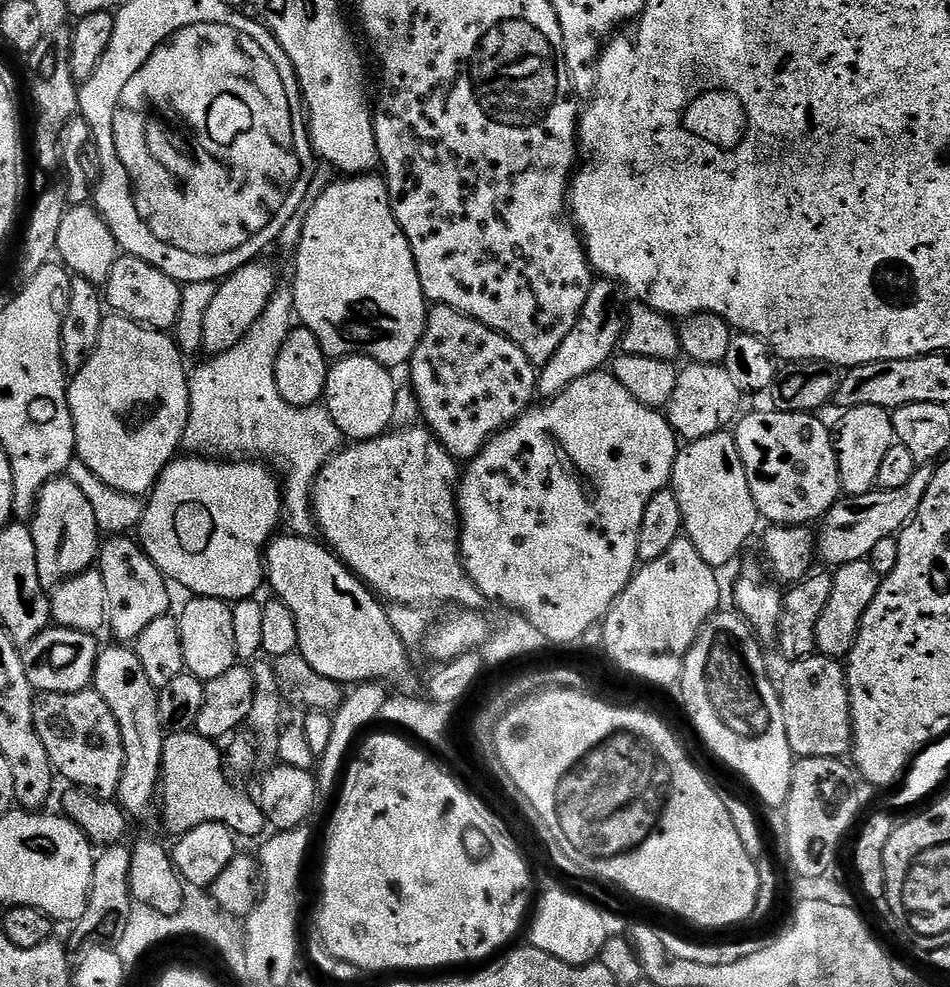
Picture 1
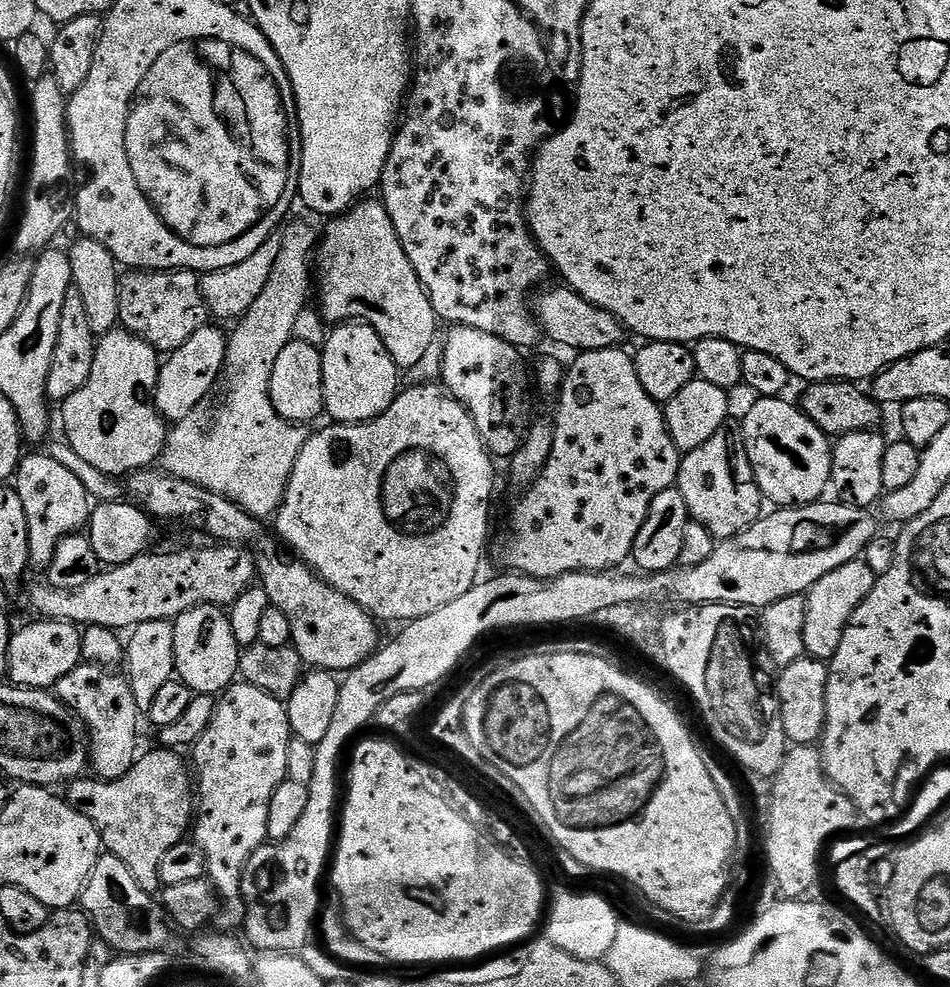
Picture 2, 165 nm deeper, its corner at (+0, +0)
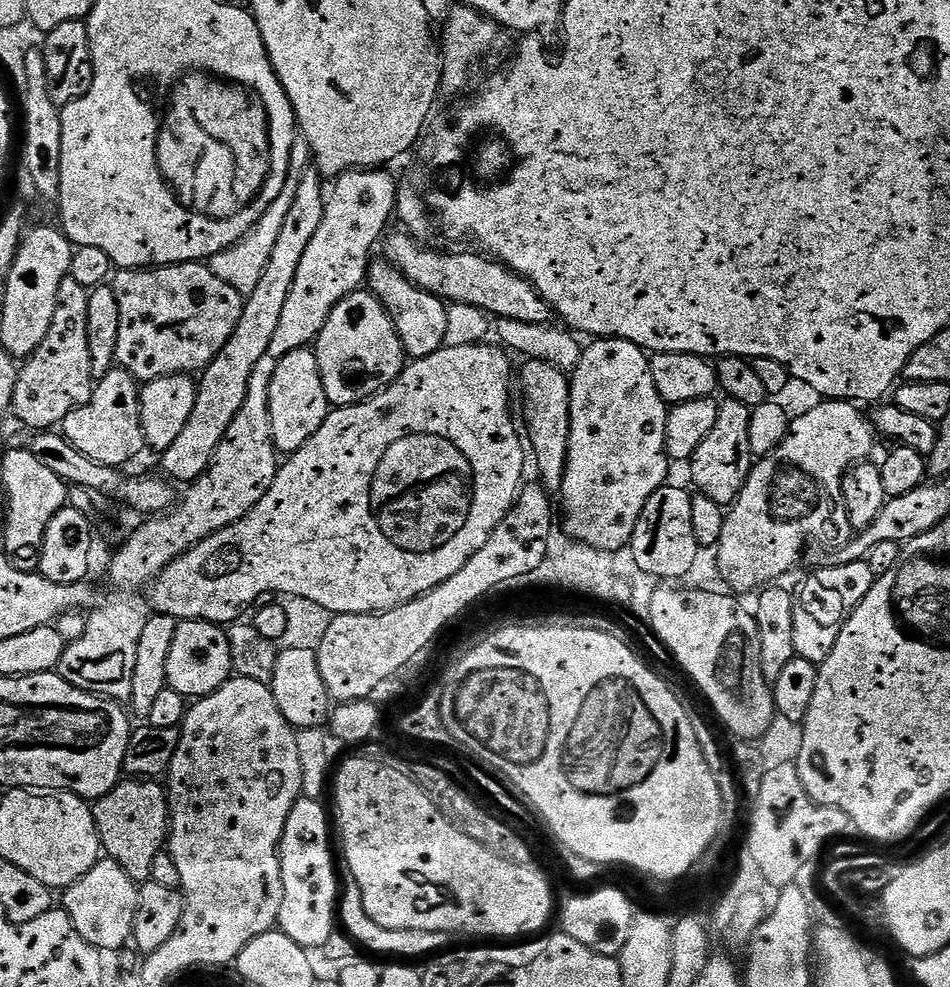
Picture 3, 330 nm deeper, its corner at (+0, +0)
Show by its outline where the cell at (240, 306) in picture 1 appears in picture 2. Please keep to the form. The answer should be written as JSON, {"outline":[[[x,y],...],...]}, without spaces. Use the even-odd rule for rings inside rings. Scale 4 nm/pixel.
{"outline":[[[205,326],[190,334],[190,338],[186,338],[186,342],[182,342],[182,346],[175,348],[166,362],[161,363],[154,399],[156,408],[165,421],[175,422],[189,416],[195,408],[205,403],[204,399],[221,379],[229,337],[226,332],[224,336],[222,329],[212,327]]]}

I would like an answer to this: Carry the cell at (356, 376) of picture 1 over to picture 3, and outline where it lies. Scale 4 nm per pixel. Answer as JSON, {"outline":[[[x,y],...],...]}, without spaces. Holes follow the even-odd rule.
{"outline":[[[368,290],[351,292],[346,299],[338,302],[338,306],[334,306],[330,318],[326,318],[326,326],[322,326],[322,334],[316,339],[314,351],[326,398],[329,405],[338,408],[344,408],[347,404],[360,404],[370,399],[377,392],[391,386],[406,367],[406,353],[396,333],[394,322],[380,299]]]}

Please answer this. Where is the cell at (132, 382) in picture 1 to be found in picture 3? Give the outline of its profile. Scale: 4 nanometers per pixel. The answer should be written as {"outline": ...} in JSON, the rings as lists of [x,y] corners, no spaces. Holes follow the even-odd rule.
{"outline":[[[116,366],[105,374],[101,380],[95,381],[92,390],[92,400],[86,402],[78,410],[74,410],[67,416],[62,425],[62,435],[75,446],[86,458],[94,458],[94,462],[105,464],[111,468],[120,468],[128,464],[140,451],[145,451],[146,445],[142,434],[142,422],[140,421],[140,388],[138,382],[129,372]]]}

